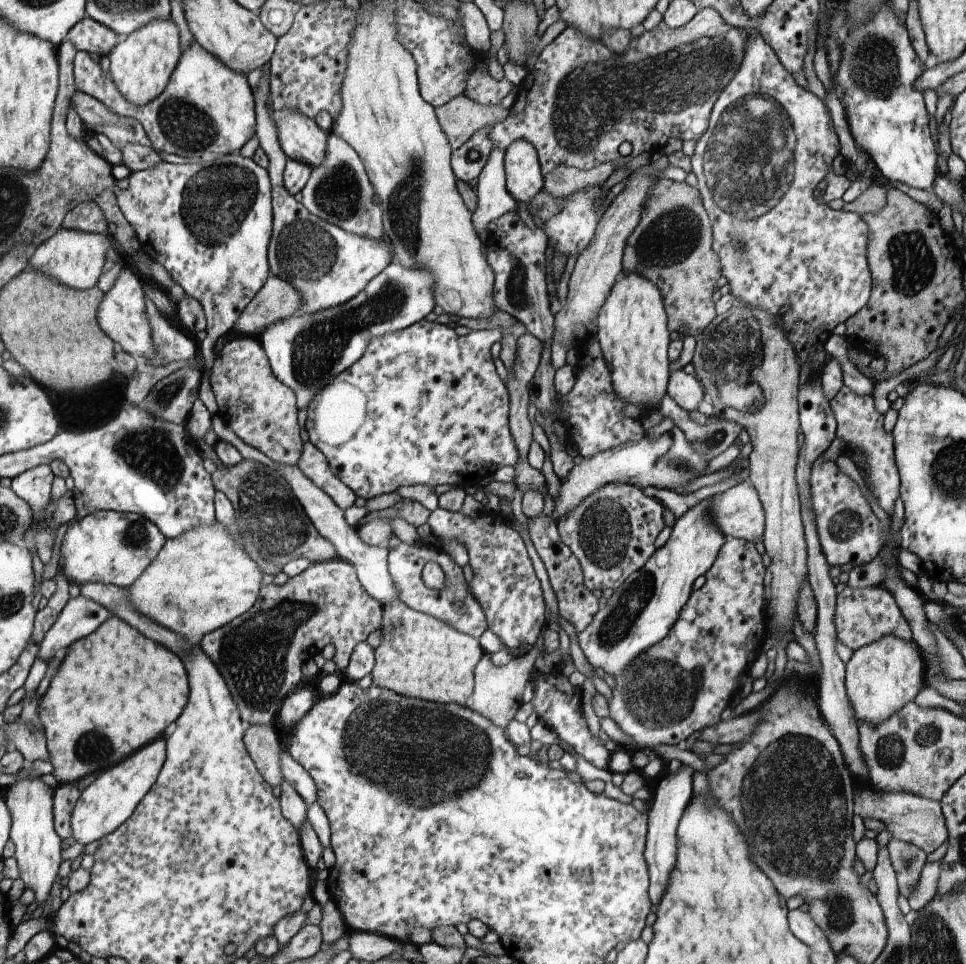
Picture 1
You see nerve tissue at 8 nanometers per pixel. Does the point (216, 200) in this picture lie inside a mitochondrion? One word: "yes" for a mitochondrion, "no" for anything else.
yes

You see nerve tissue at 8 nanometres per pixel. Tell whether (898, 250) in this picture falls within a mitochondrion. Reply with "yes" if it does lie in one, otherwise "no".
yes

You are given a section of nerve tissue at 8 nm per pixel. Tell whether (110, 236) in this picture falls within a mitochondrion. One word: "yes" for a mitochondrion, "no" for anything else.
no

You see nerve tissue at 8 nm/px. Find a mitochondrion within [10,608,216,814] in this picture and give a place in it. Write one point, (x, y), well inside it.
(94, 749)

